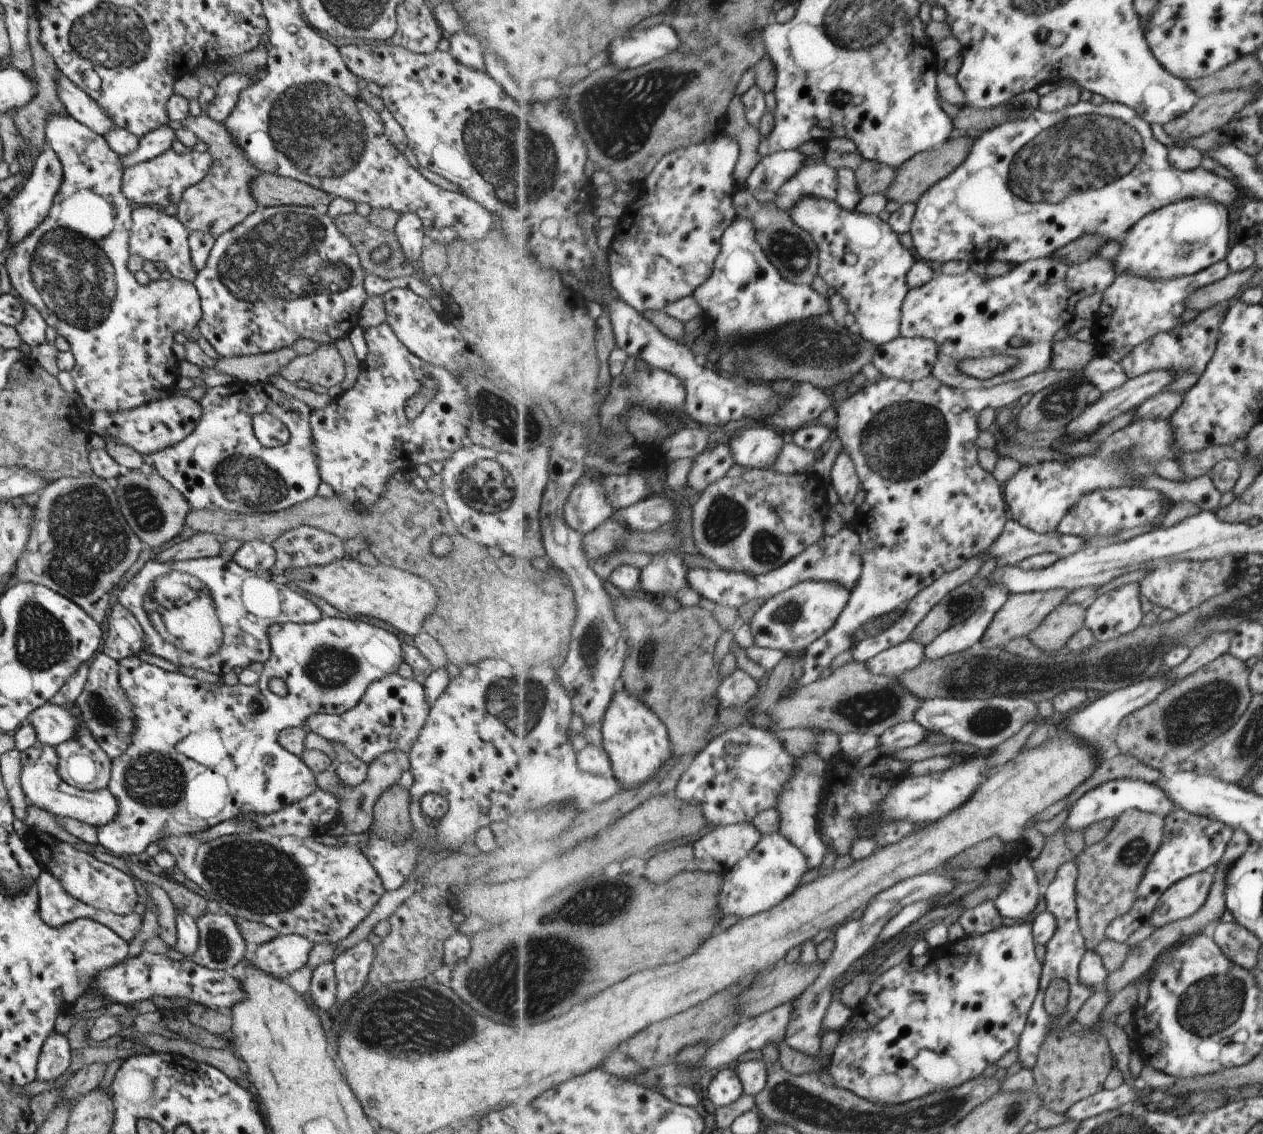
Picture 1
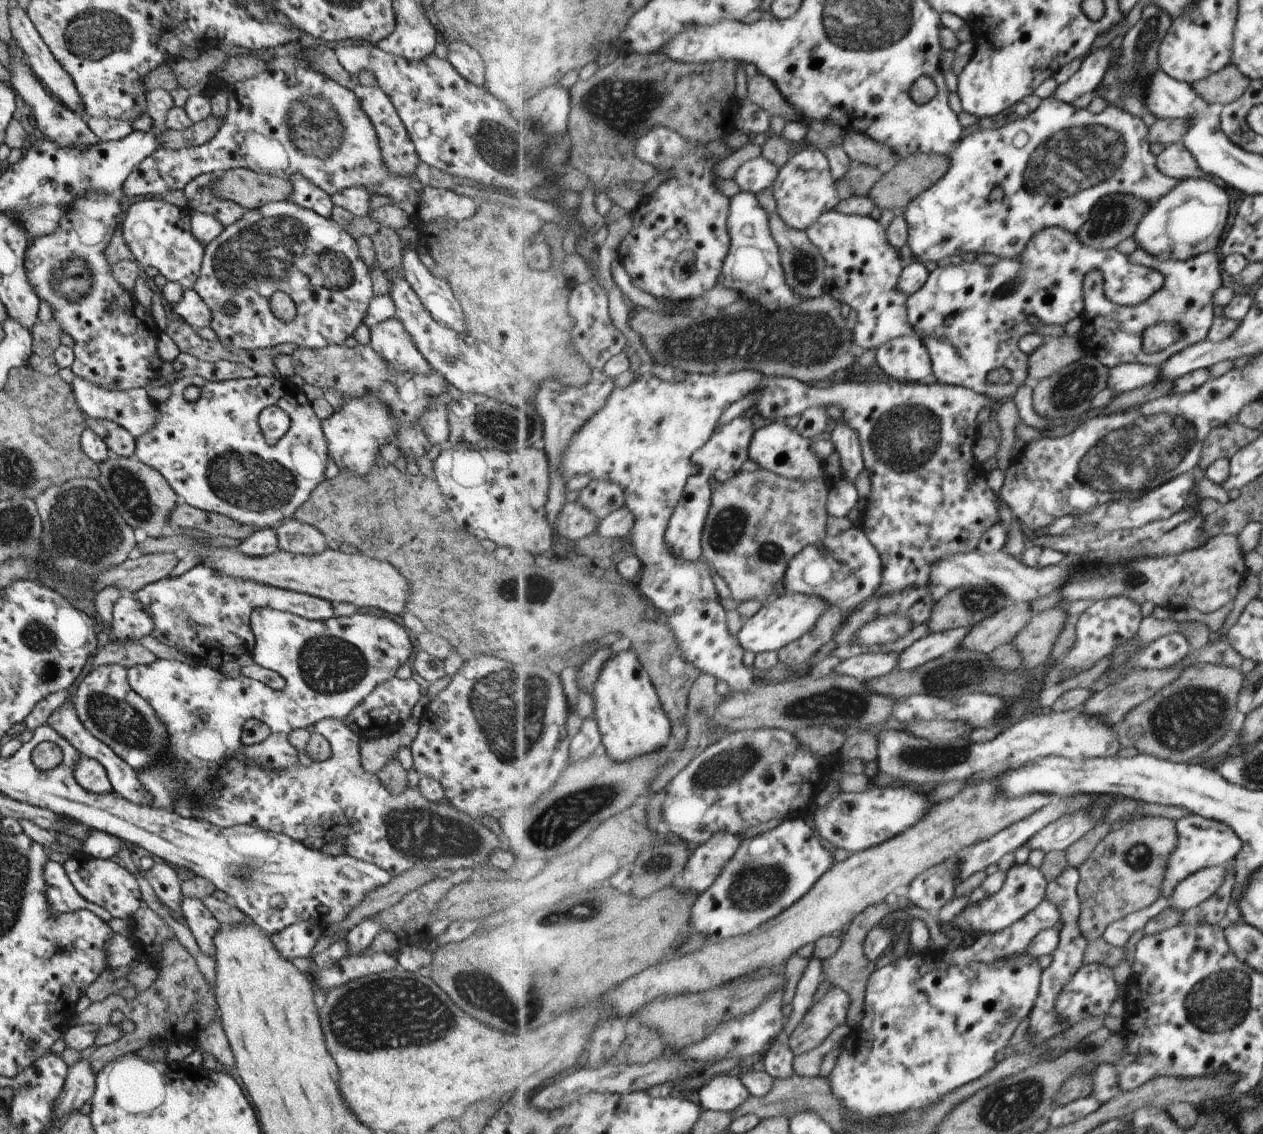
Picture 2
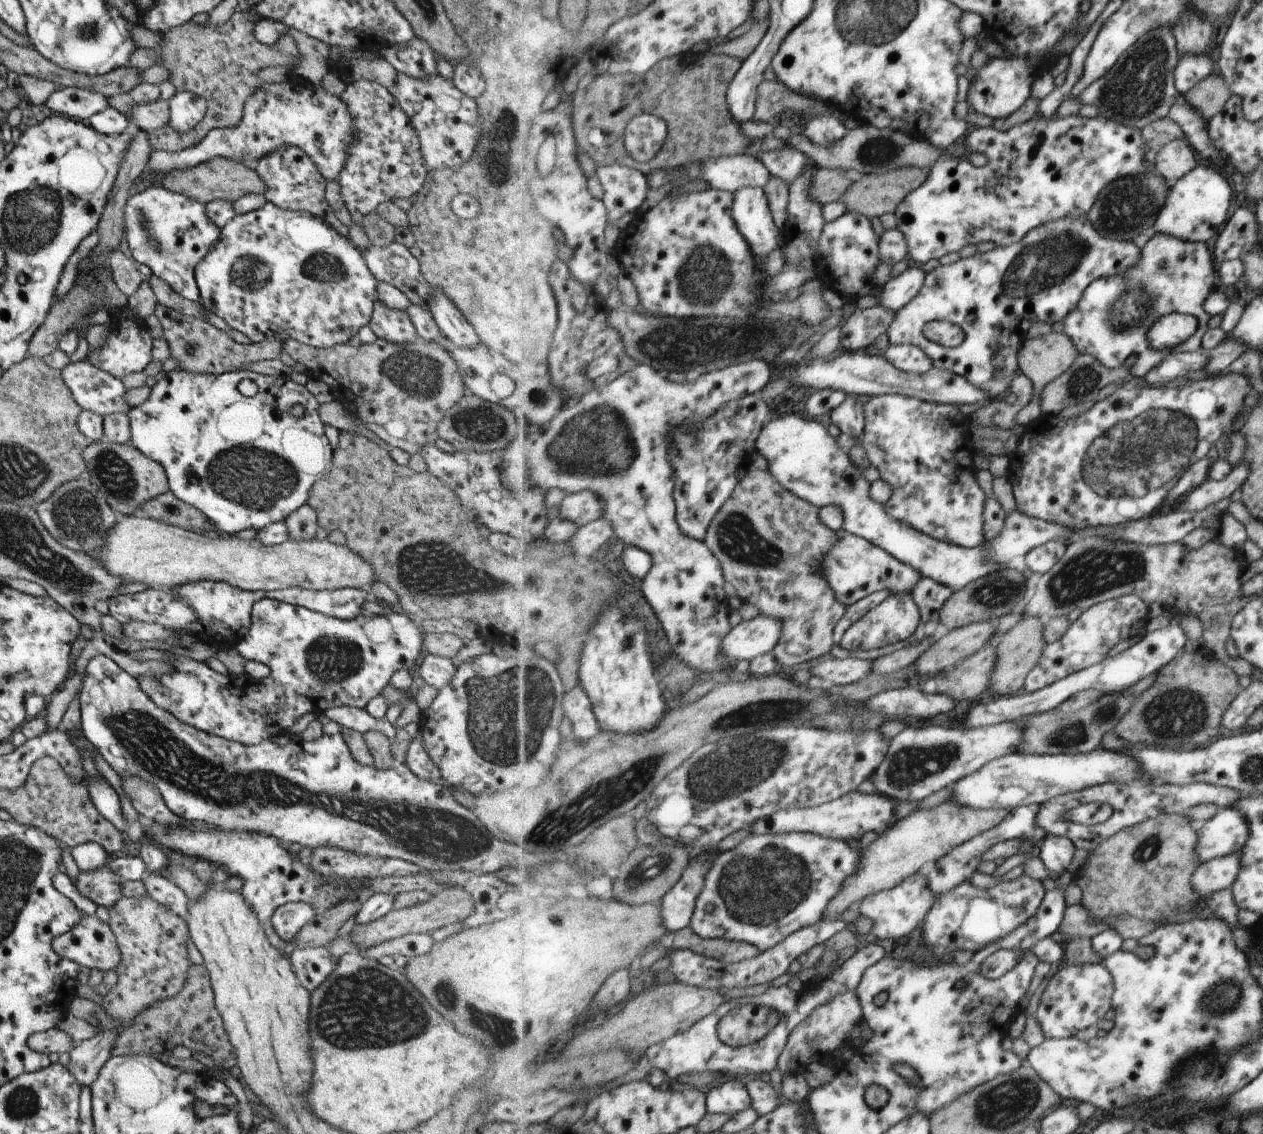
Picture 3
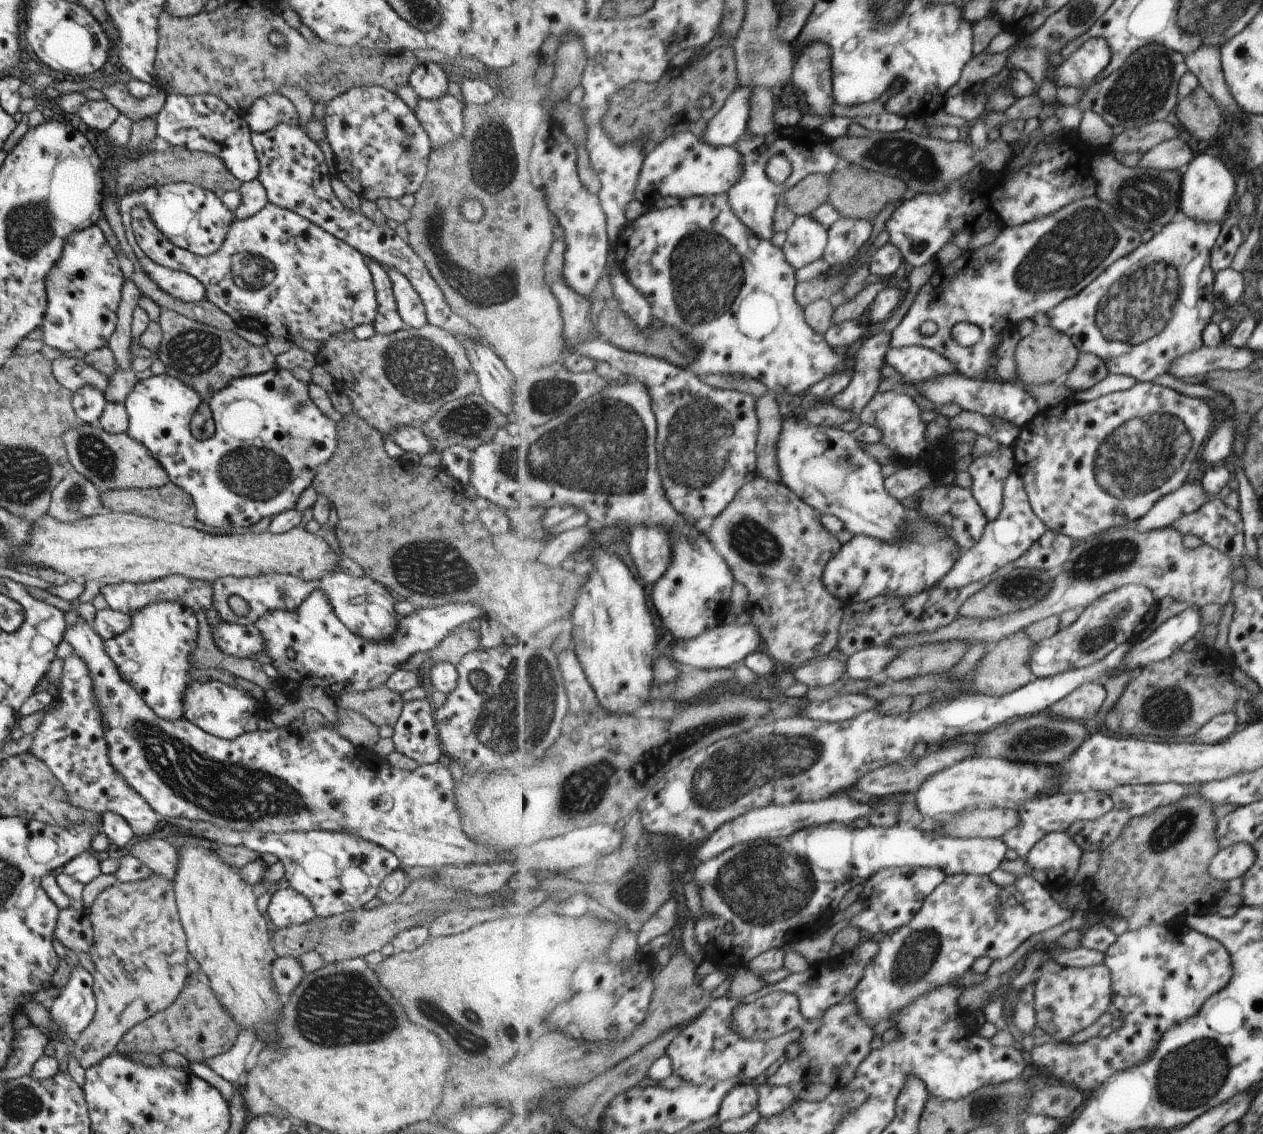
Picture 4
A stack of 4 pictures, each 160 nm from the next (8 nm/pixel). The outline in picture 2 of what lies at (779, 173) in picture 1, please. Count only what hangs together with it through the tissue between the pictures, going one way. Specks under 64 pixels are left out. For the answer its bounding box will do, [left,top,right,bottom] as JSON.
[733,156,779,194]

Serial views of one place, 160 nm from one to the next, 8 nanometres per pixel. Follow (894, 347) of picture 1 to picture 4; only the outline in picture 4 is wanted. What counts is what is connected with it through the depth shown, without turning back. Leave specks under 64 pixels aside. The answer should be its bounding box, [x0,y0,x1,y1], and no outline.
[887,346,963,385]

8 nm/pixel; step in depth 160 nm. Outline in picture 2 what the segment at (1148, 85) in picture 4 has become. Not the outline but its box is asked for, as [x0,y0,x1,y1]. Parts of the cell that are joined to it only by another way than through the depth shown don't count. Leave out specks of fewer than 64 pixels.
[1101,4,1172,127]

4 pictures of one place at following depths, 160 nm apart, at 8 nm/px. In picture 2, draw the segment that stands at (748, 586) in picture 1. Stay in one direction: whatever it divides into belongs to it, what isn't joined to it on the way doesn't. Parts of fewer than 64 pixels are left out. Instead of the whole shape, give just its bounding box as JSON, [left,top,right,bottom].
[784,526,884,610]

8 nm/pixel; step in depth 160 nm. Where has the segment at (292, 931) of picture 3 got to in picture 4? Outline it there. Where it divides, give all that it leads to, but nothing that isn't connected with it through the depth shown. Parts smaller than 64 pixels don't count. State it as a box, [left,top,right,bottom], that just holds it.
[266,885,316,929]

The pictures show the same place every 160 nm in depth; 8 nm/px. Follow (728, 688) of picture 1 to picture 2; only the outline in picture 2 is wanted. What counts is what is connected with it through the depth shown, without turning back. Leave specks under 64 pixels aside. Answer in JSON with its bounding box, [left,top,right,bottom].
[560,369,764,692]

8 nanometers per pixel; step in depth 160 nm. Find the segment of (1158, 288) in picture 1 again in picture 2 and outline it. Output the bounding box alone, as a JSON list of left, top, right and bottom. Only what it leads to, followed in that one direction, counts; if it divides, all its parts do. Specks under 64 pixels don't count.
[1079,248,1222,369]

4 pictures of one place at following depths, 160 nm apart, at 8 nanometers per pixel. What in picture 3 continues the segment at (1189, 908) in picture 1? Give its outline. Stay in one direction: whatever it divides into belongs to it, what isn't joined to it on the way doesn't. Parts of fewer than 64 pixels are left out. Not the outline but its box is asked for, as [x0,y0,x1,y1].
[1192,851,1240,899]

